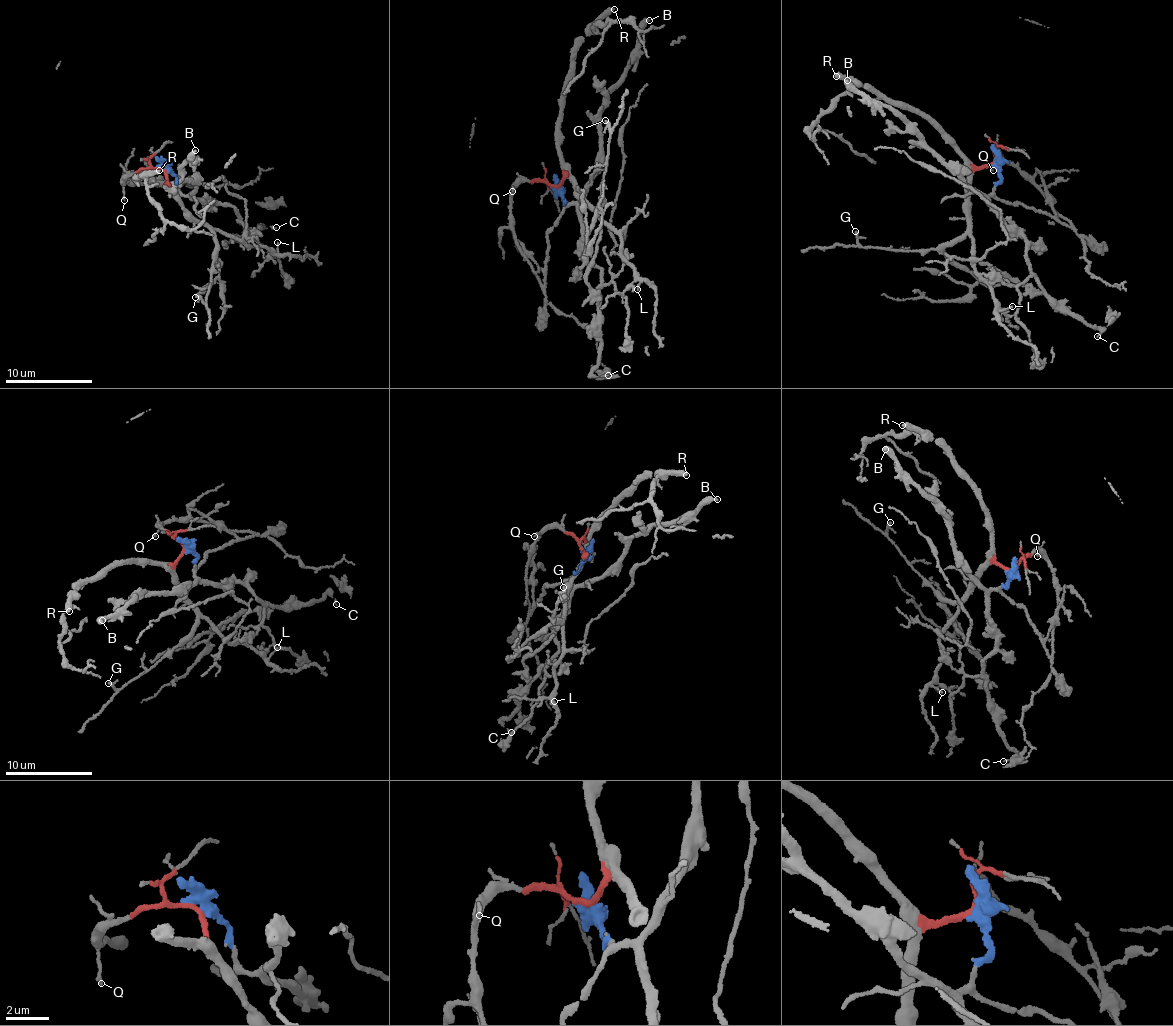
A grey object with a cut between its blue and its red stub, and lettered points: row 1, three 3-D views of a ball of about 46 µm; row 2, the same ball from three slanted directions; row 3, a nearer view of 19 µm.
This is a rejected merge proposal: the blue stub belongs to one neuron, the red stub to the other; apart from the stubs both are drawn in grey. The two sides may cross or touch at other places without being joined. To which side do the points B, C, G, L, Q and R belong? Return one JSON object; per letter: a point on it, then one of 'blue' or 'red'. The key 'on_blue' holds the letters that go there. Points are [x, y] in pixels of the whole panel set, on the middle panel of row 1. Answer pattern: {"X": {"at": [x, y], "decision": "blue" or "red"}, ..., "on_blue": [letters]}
{"B": {"at": [649, 20], "decision": "blue"}, "C": {"at": [608, 375], "decision": "blue"}, "G": {"at": [605, 120], "decision": "red"}, "L": {"at": [637, 289], "decision": "red"}, "Q": {"at": [512, 191], "decision": "red"}, "R": {"at": [614, 9], "decision": "red"}, "on_blue": ["B", "C"]}

